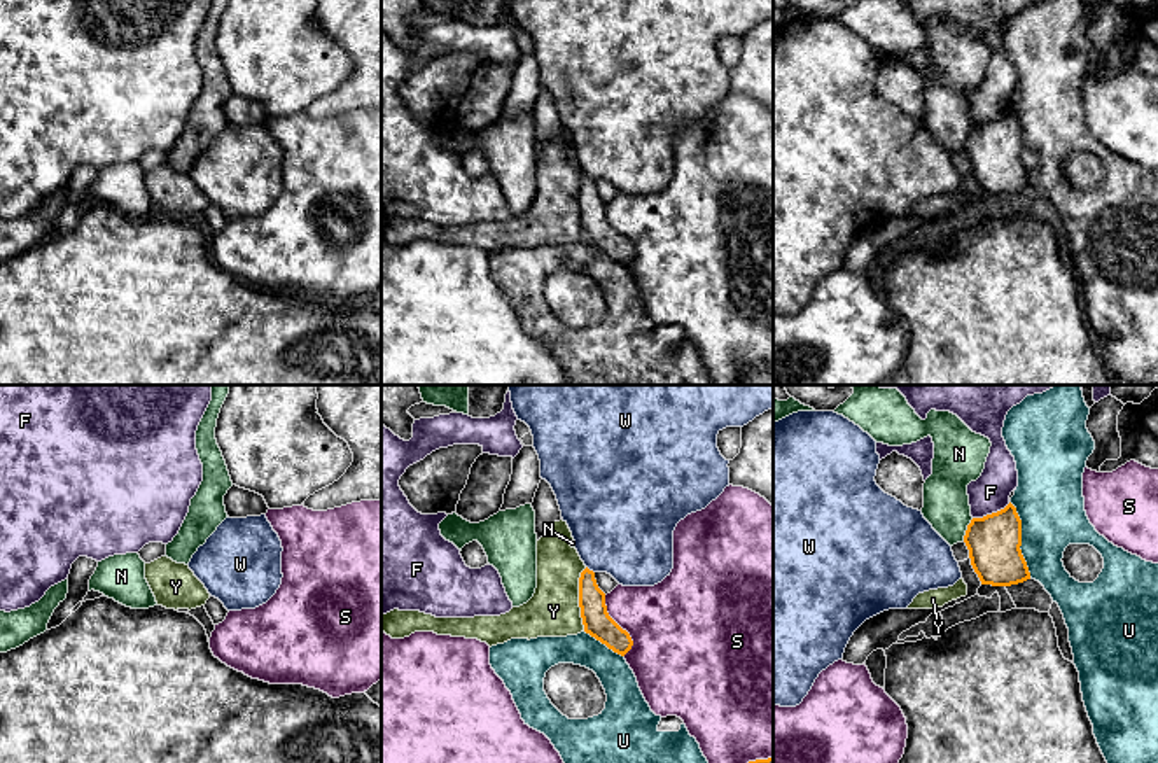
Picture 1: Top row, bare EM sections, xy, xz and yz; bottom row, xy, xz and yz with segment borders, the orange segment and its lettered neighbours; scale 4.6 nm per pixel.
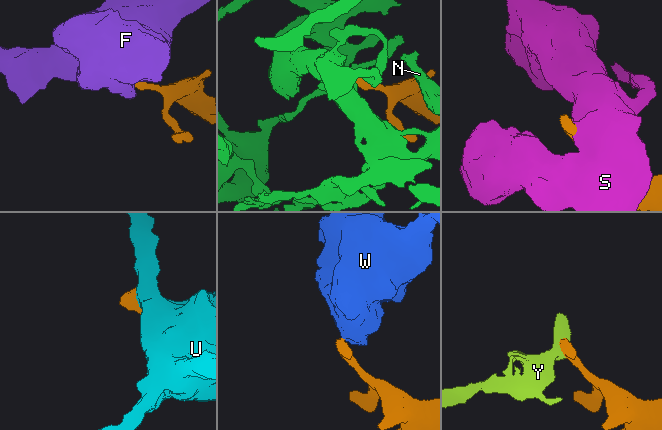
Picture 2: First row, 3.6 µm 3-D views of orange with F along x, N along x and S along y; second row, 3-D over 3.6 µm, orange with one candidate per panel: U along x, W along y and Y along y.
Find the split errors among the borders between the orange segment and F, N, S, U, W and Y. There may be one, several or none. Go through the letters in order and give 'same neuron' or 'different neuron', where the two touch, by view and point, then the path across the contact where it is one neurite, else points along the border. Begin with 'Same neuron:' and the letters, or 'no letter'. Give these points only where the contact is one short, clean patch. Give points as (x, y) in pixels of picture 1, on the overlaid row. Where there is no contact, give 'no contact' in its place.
Same neuron: no letter
F: different neuron; meets orange in yz at (992, 513); border along yz (1010, 503), (973, 518)
N: different neuron; meets orange in yz at (968, 529); border along yz (973, 518), (962, 539)
S: different neuron; meets orange in xz at (618, 625)
U: different neuron; meets orange in yz at (1020, 539)
W: different neuron; meets orange in xz at (588, 569); border along xz (586, 566), (593, 573)
Y: different neuron; meets orange in xz at (579, 599); border along xz (586, 567), (579, 578), (583, 630)

